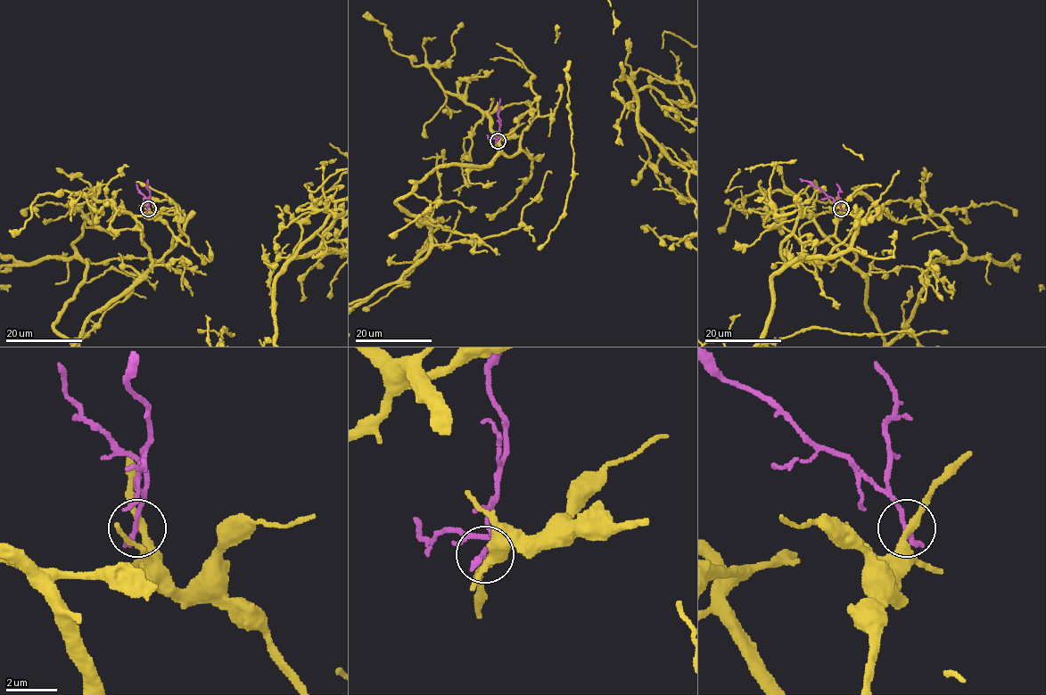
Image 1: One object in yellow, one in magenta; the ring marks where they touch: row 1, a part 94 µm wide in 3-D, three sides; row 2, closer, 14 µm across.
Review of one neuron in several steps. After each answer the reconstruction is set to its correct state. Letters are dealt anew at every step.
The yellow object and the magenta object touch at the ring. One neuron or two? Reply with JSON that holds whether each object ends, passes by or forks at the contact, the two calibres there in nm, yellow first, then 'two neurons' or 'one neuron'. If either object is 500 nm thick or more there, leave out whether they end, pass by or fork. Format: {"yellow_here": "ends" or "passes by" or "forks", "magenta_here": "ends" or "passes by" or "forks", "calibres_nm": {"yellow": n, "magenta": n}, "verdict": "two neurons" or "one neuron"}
{"yellow_here": "passes by", "magenta_here": "ends", "calibres_nm": {"yellow": 280, "magenta": 240}, "verdict": "two neurons"}

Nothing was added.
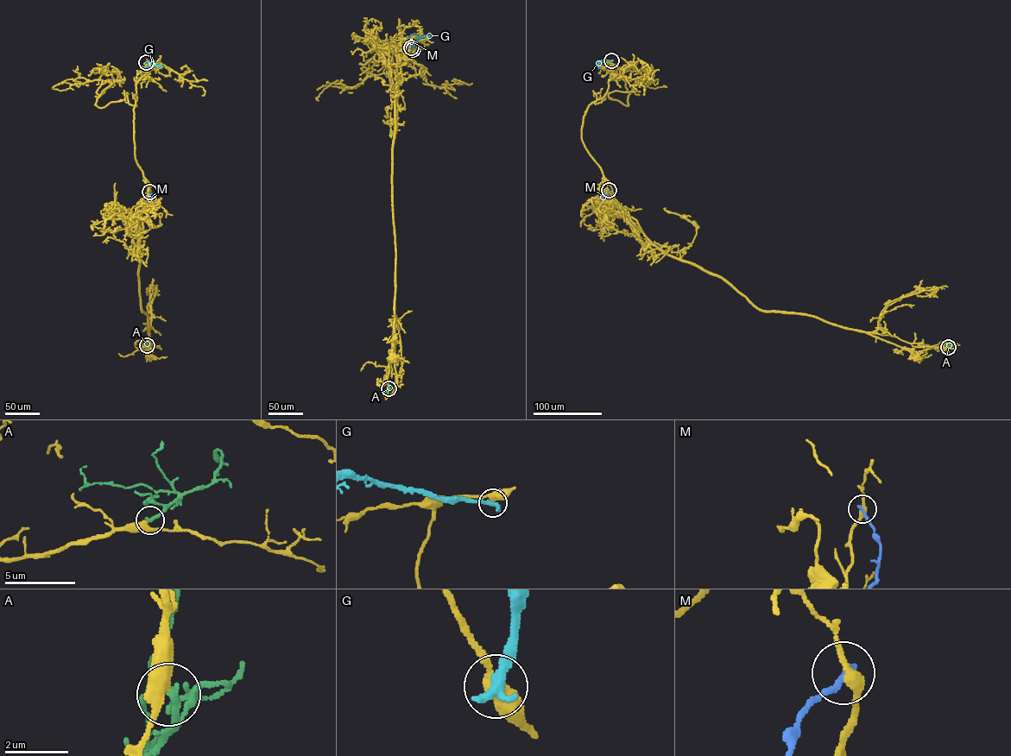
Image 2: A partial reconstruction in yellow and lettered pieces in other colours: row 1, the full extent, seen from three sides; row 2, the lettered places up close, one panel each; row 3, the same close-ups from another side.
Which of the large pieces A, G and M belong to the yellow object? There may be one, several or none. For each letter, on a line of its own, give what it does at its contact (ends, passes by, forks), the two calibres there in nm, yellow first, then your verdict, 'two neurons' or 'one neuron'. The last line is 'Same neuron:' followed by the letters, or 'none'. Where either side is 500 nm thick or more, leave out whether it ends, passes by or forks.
A: it ends | 320/240 nm | one neuron
G: it ends | 480/420 nm | two neurons
M: it ends | 280/240 nm | two neurons
Same neuron: A

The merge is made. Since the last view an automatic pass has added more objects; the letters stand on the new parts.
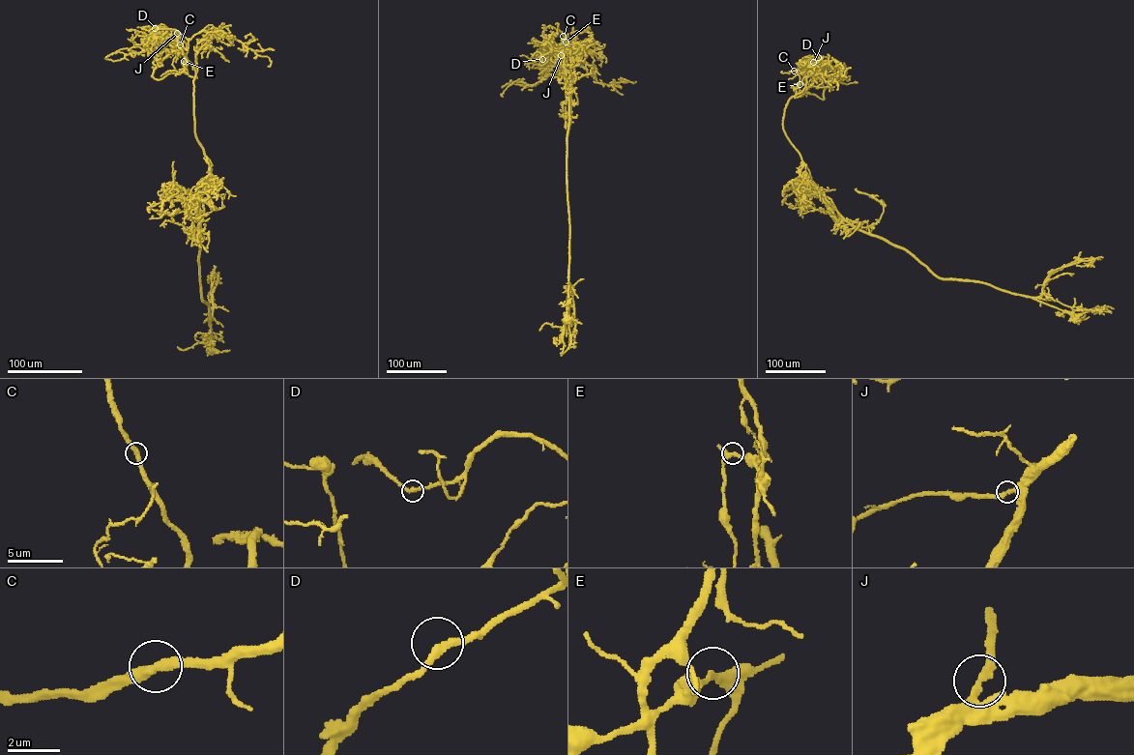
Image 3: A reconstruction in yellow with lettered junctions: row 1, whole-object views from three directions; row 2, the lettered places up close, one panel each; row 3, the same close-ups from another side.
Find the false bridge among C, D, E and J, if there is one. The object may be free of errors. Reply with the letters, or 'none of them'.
E

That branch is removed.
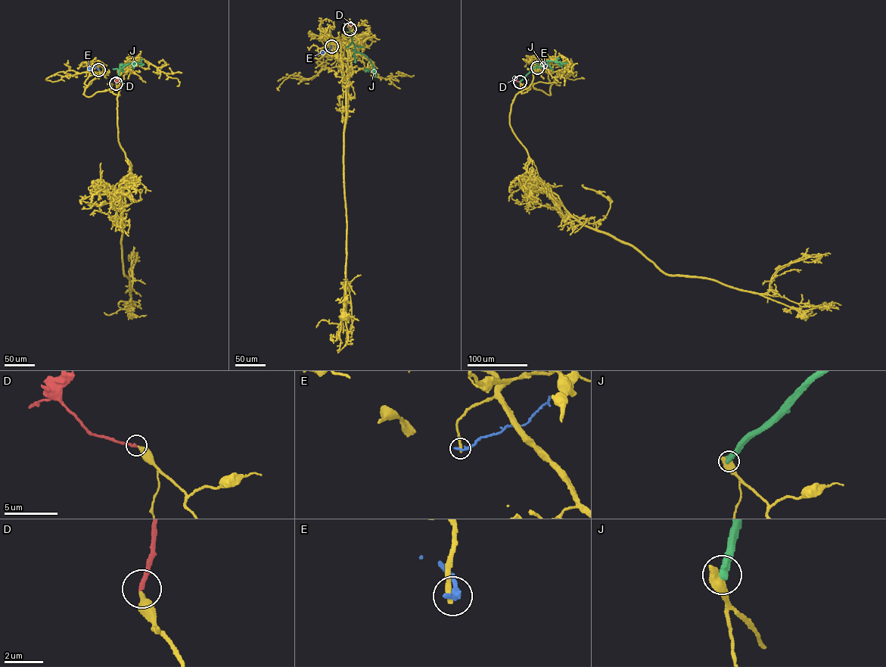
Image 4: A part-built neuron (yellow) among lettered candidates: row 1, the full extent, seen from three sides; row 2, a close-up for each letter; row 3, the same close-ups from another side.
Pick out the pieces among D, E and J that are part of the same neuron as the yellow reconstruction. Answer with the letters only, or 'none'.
D

